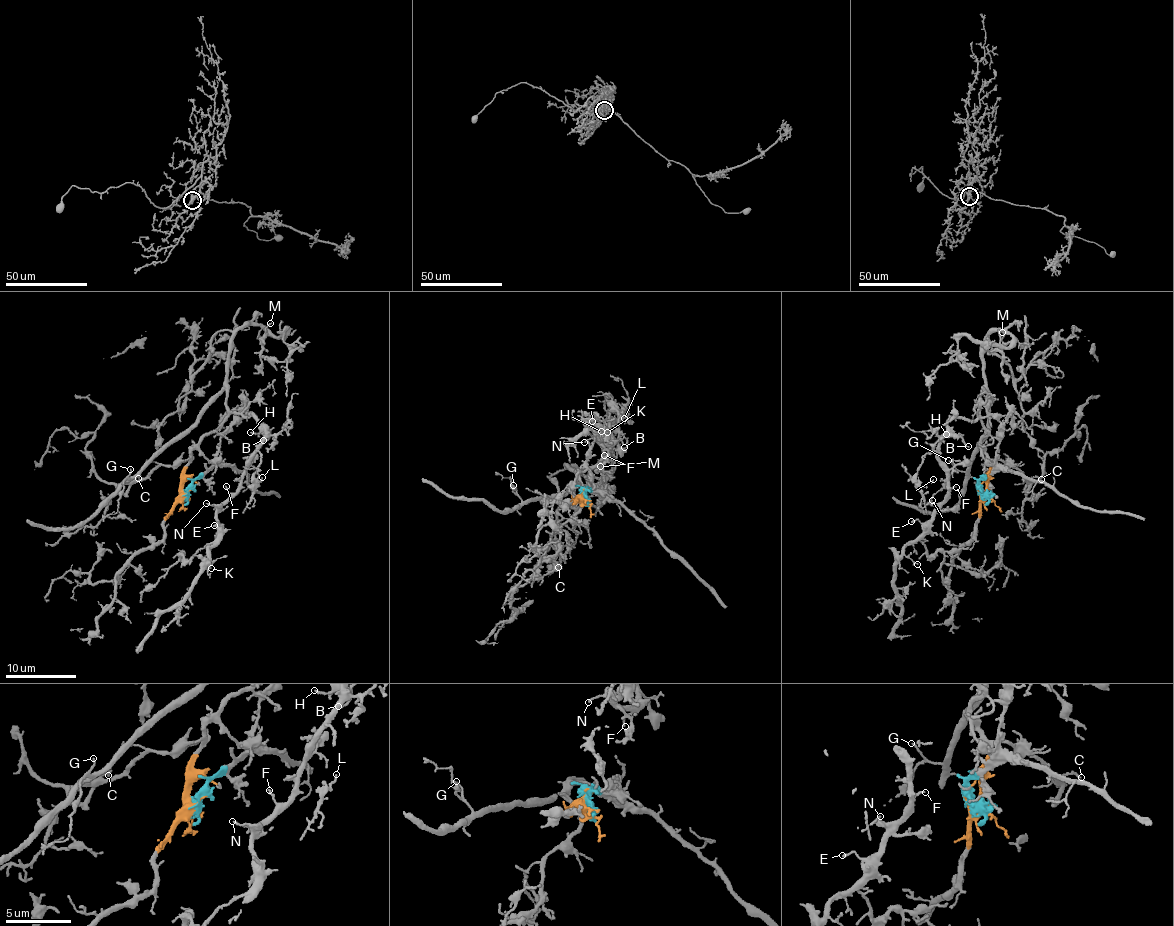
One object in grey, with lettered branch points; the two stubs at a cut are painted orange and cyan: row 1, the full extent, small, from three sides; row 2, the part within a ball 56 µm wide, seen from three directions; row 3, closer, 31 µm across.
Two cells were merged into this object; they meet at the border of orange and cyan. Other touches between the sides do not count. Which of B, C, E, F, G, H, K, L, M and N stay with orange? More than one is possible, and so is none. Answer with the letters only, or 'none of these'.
B, C, E, F, G, H, K, L, M, N

